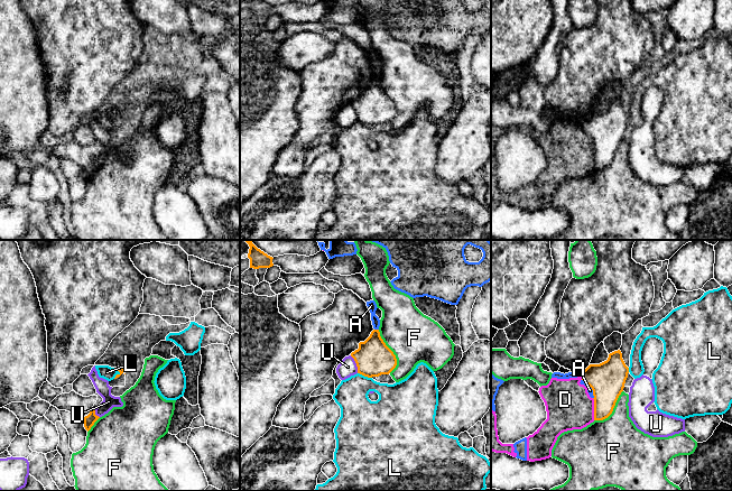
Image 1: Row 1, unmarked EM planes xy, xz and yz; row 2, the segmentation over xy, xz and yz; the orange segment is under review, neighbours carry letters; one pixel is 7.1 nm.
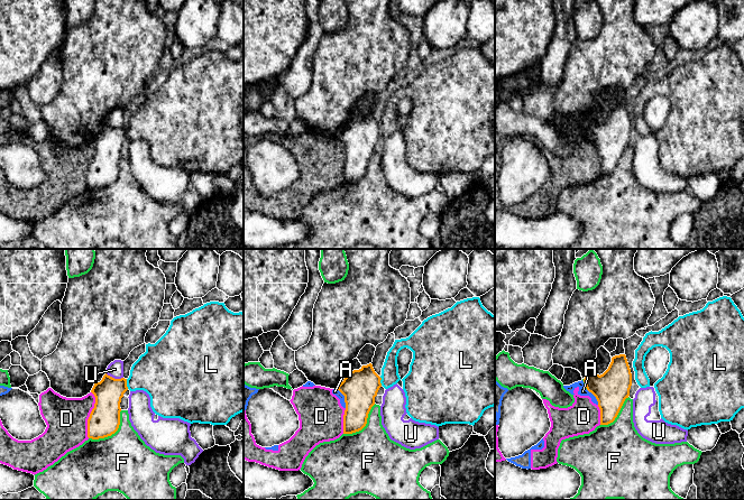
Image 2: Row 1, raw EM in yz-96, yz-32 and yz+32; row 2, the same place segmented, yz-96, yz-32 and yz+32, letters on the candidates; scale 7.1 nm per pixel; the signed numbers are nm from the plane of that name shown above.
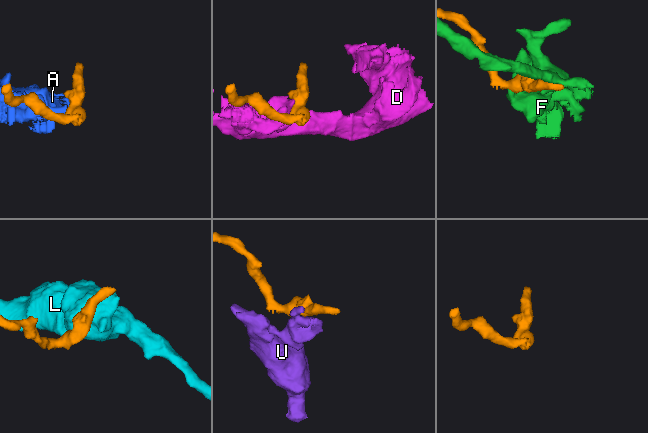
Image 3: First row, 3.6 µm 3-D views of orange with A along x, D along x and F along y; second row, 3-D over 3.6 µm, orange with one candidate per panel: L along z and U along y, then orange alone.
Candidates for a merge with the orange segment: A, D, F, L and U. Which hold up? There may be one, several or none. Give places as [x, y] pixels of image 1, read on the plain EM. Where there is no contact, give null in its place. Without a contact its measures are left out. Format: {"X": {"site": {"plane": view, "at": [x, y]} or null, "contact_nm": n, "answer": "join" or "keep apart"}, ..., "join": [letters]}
{"A": {"site": {"plane": "yz", "at": [592, 138]}, "contact_nm": 170, "answer": "keep apart"}, "D": {"site": {"plane": "yz", "at": [594, 158]}, "contact_nm": 160, "answer": "keep apart"}, "F": {"site": {"plane": "xz", "at": [391, 100]}, "contact_nm": 320, "answer": "keep apart"}, "L": {"site": {"plane": "xz", "at": [364, 124]}, "contact_nm": 110, "answer": "keep apart"}, "U": {"site": {"plane": "xz", "at": [357, 113]}, "contact_nm": 140, "answer": "keep apart"}, "join": []}

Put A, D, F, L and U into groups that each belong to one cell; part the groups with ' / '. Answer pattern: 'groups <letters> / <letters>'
groups A D / F / L / U

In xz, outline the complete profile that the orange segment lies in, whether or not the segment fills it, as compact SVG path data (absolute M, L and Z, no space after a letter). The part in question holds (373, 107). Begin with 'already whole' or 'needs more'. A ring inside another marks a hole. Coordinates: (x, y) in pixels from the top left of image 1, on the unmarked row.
already whole; M373 78L364 91L360 91L351 105L358 122L368 127L389 123L397 114L396 104L381 87L379 78Z

